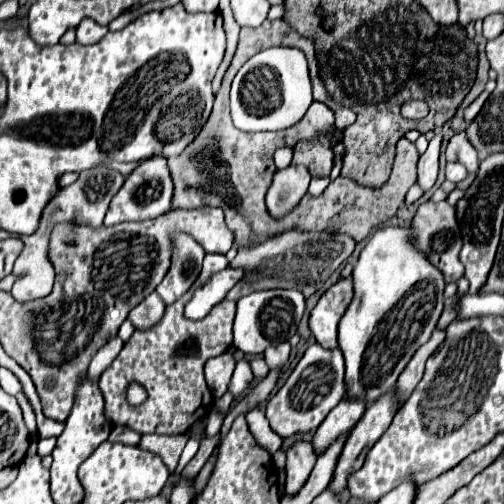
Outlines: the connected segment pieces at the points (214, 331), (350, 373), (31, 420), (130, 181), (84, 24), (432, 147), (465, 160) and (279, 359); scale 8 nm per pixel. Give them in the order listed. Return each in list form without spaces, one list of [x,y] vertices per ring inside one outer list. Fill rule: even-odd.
[[[189,290],[185,296],[179,298],[179,302],[169,306],[165,310],[163,322],[159,322],[155,328],[145,330],[145,332],[135,332],[125,342],[123,350],[113,360],[113,364],[101,374],[99,388],[101,388],[103,398],[105,398],[105,416],[113,424],[127,426],[127,428],[131,428],[131,430],[135,430],[139,434],[185,434],[189,430],[189,420],[193,424],[197,418],[203,416],[203,404],[209,404],[209,396],[207,394],[211,394],[211,390],[207,388],[205,376],[203,376],[203,366],[205,366],[207,358],[219,356],[231,346],[231,342],[233,342],[233,330],[231,328],[233,328],[233,318],[235,318],[235,302],[219,302],[203,320],[193,322],[193,320],[185,318],[185,314],[183,314],[185,304],[191,300],[193,292],[195,290]],[[131,380],[139,380],[149,392],[147,402],[143,402],[139,408],[131,408],[125,402],[125,396],[123,396],[123,388]]]
[[[381,228],[361,250],[353,268],[355,296],[339,322],[339,348],[345,356],[349,400],[373,404],[387,394],[415,350],[435,330],[443,310],[443,274],[413,248],[407,228]]]
[[[23,392],[17,394],[16,399],[19,402],[19,405],[22,409],[24,422],[31,436],[34,437],[36,435],[37,427],[36,427],[36,417],[33,412],[33,409],[29,404],[27,398],[23,394]]]
[[[153,156],[145,162],[141,162],[125,180],[121,190],[113,196],[109,210],[105,214],[105,226],[129,222],[129,220],[149,220],[165,214],[171,210],[171,196],[173,196],[173,182],[169,176],[167,160],[161,156]]]
[[[83,18],[81,24],[77,26],[77,42],[93,44],[93,42],[99,42],[107,32],[109,32],[107,26],[97,24],[93,18]]]
[[[435,130],[435,136],[429,140],[429,148],[425,154],[421,154],[419,164],[417,164],[417,184],[423,190],[429,190],[435,180],[437,180],[437,172],[439,172],[439,148],[441,148],[441,132]]]
[[[459,132],[449,140],[445,156],[447,156],[447,162],[461,162],[469,170],[469,174],[477,172],[479,156],[477,156],[475,148],[471,148],[465,132]]]
[[[281,342],[281,344],[275,344],[275,346],[269,346],[265,352],[263,352],[263,358],[269,366],[269,370],[273,368],[283,368],[289,360],[289,342]]]

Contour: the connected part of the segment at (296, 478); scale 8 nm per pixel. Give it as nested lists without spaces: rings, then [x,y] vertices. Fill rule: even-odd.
[[[297,440],[293,446],[287,448],[287,484],[285,492],[299,492],[299,488],[305,484],[307,476],[311,474],[311,468],[317,460],[317,454],[311,448],[311,442]]]

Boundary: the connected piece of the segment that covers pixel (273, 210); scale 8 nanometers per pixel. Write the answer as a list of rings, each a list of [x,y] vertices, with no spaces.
[[[289,166],[285,170],[277,170],[273,176],[273,184],[265,198],[269,214],[275,220],[289,214],[307,194],[309,180],[311,180],[311,176],[309,176],[307,168],[303,168],[303,166]]]

